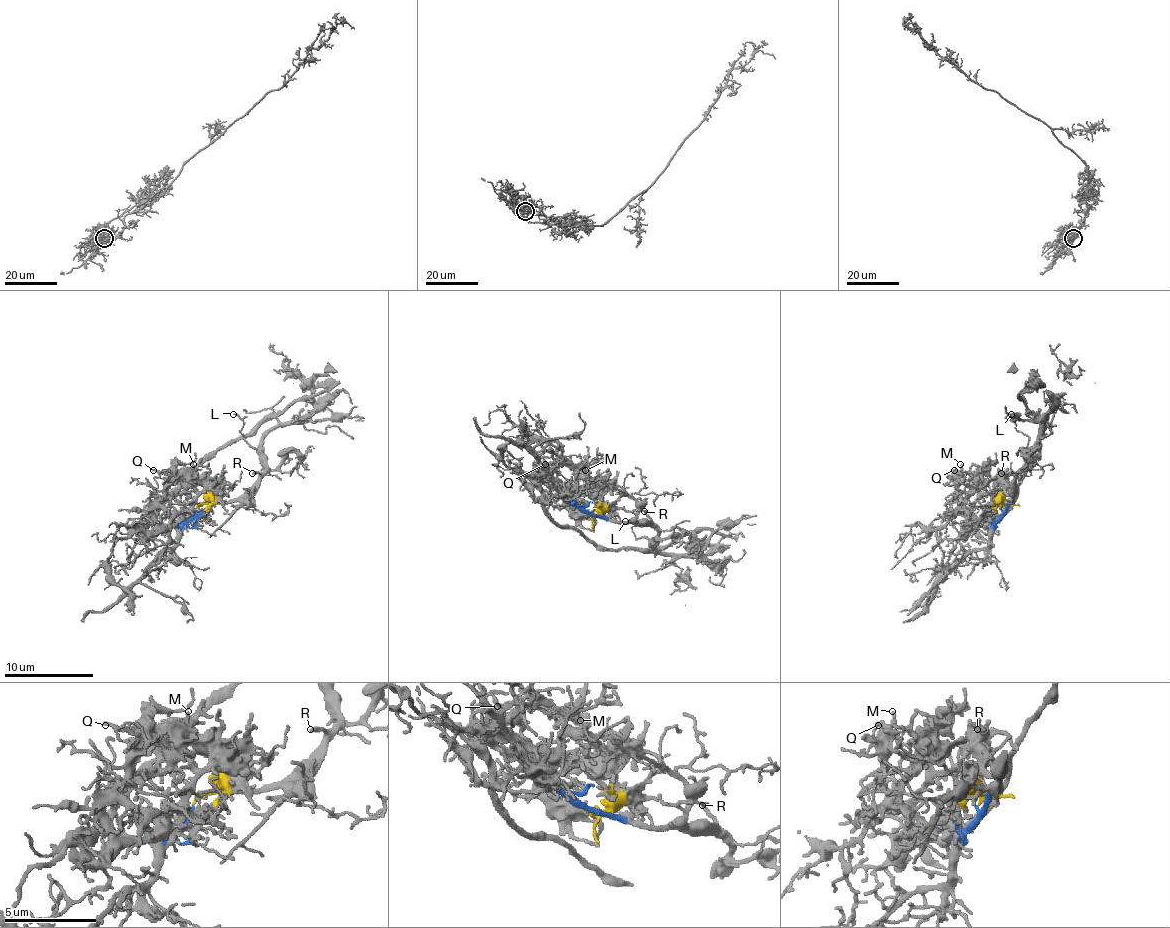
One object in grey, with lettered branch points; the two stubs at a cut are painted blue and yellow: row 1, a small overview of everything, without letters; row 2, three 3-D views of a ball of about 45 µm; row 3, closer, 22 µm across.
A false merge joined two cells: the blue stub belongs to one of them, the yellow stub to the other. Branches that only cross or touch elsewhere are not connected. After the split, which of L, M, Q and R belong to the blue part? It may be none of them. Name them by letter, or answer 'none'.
L, R

